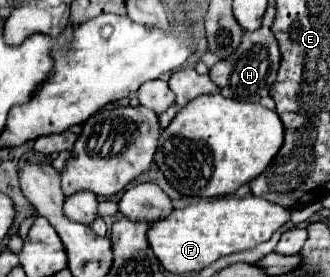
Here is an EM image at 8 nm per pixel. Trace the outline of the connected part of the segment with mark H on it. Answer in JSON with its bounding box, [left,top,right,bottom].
[209,28,279,102]

